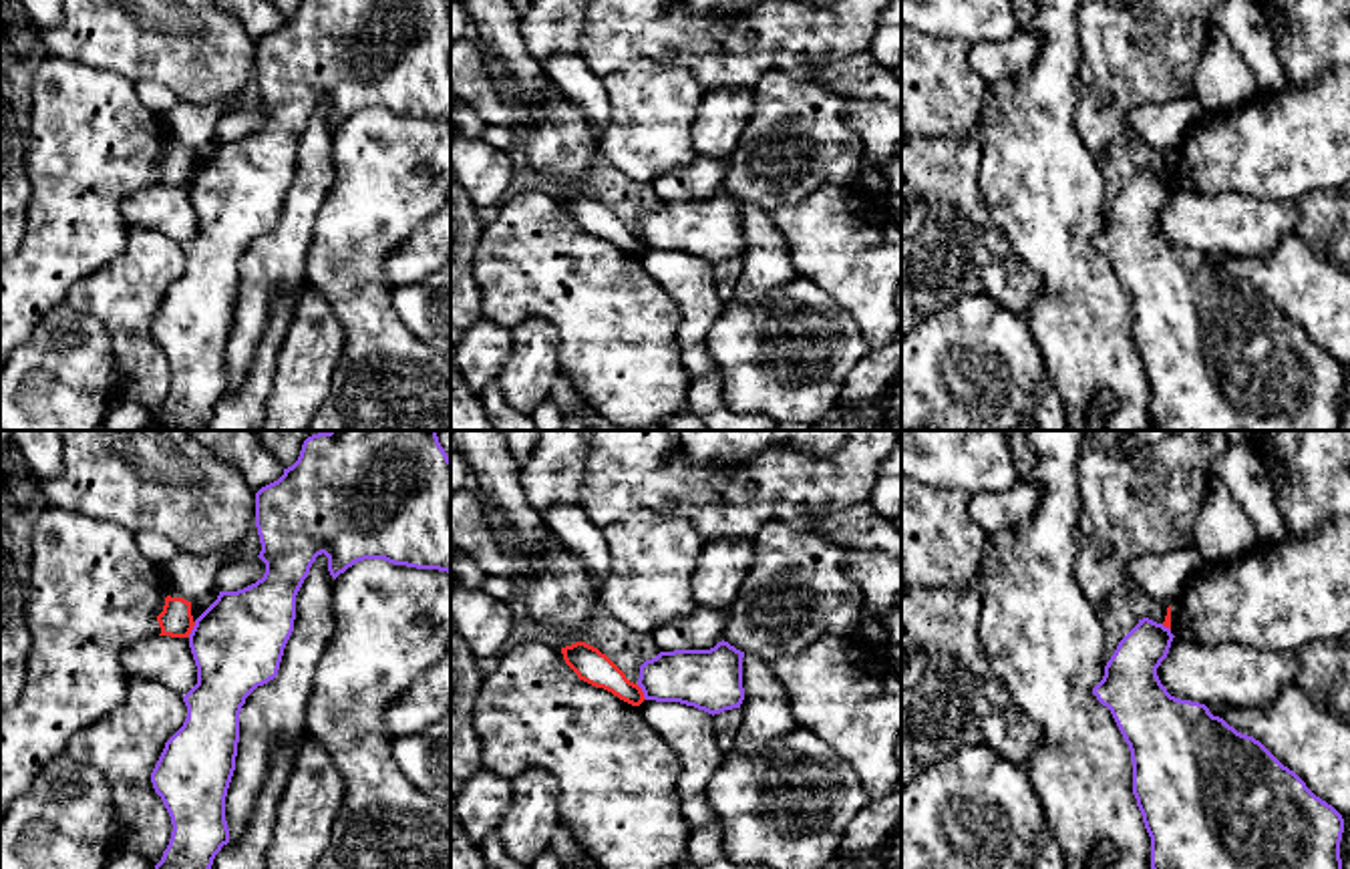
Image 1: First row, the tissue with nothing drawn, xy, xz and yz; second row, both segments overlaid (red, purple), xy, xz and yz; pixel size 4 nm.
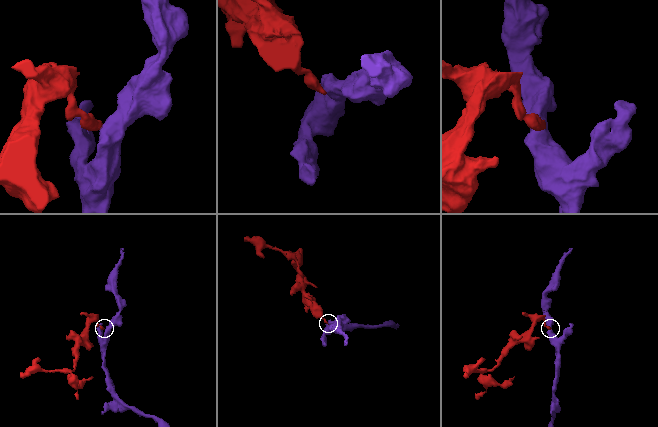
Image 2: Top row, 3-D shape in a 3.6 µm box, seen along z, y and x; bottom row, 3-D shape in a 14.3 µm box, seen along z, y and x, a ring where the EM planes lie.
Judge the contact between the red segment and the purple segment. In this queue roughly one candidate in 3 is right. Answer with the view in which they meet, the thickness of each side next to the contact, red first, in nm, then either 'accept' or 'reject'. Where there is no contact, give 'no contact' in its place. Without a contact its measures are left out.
meets red in xy; 140 nm thick on the red side, 360 nm on the other; reject

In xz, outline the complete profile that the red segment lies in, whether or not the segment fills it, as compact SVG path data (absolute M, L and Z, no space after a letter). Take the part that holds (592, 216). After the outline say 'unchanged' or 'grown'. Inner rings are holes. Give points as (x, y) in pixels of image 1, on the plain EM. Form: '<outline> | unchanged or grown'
M575 191L561 197L561 203L579 229L608 239L632 255L640 255L646 249L642 237L630 231L626 223L598 197L585 191Z | unchanged

